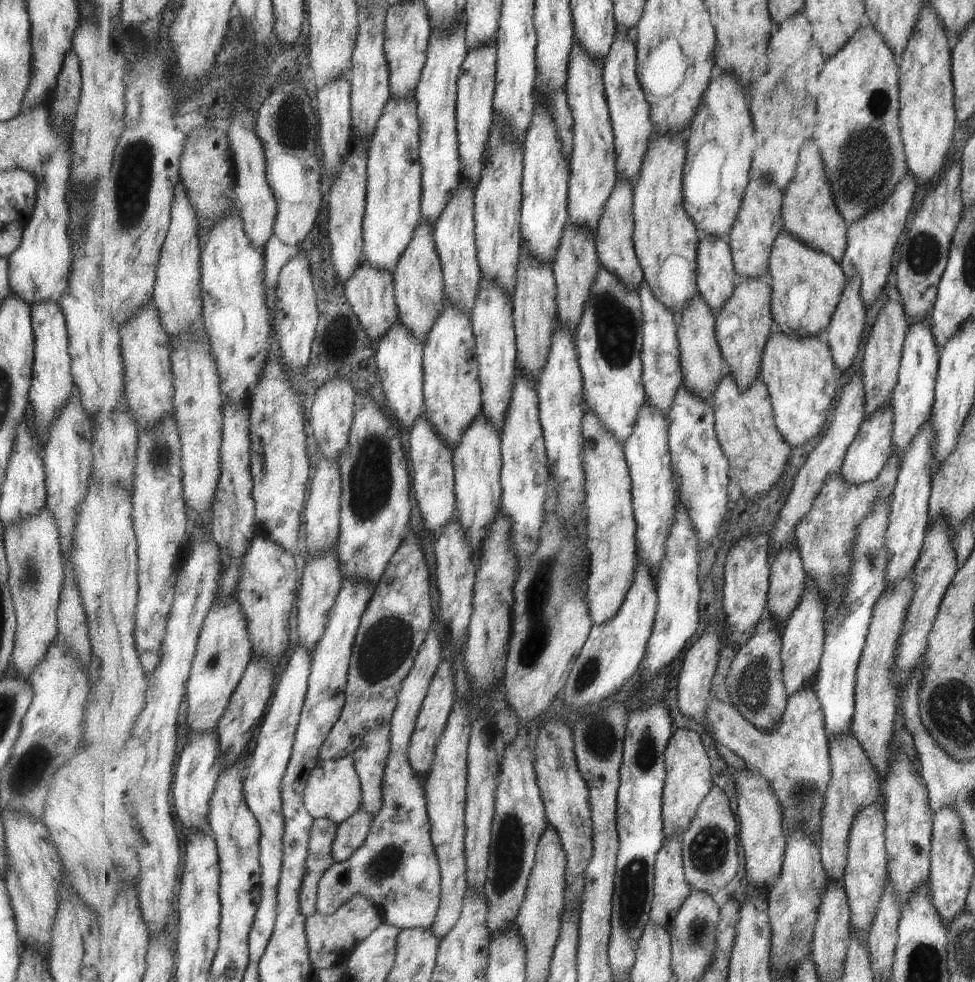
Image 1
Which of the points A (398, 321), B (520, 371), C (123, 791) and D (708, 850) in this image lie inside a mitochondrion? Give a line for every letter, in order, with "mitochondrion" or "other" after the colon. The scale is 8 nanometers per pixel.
A: other
B: other
C: other
D: mitochondrion

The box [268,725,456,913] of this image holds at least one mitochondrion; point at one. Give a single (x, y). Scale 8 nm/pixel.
(386, 863)

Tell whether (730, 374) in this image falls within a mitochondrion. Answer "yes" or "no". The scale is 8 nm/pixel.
no

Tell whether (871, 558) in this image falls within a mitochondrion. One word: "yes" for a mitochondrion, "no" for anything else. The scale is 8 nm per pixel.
yes

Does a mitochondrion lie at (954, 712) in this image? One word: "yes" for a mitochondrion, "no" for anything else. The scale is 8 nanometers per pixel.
yes

